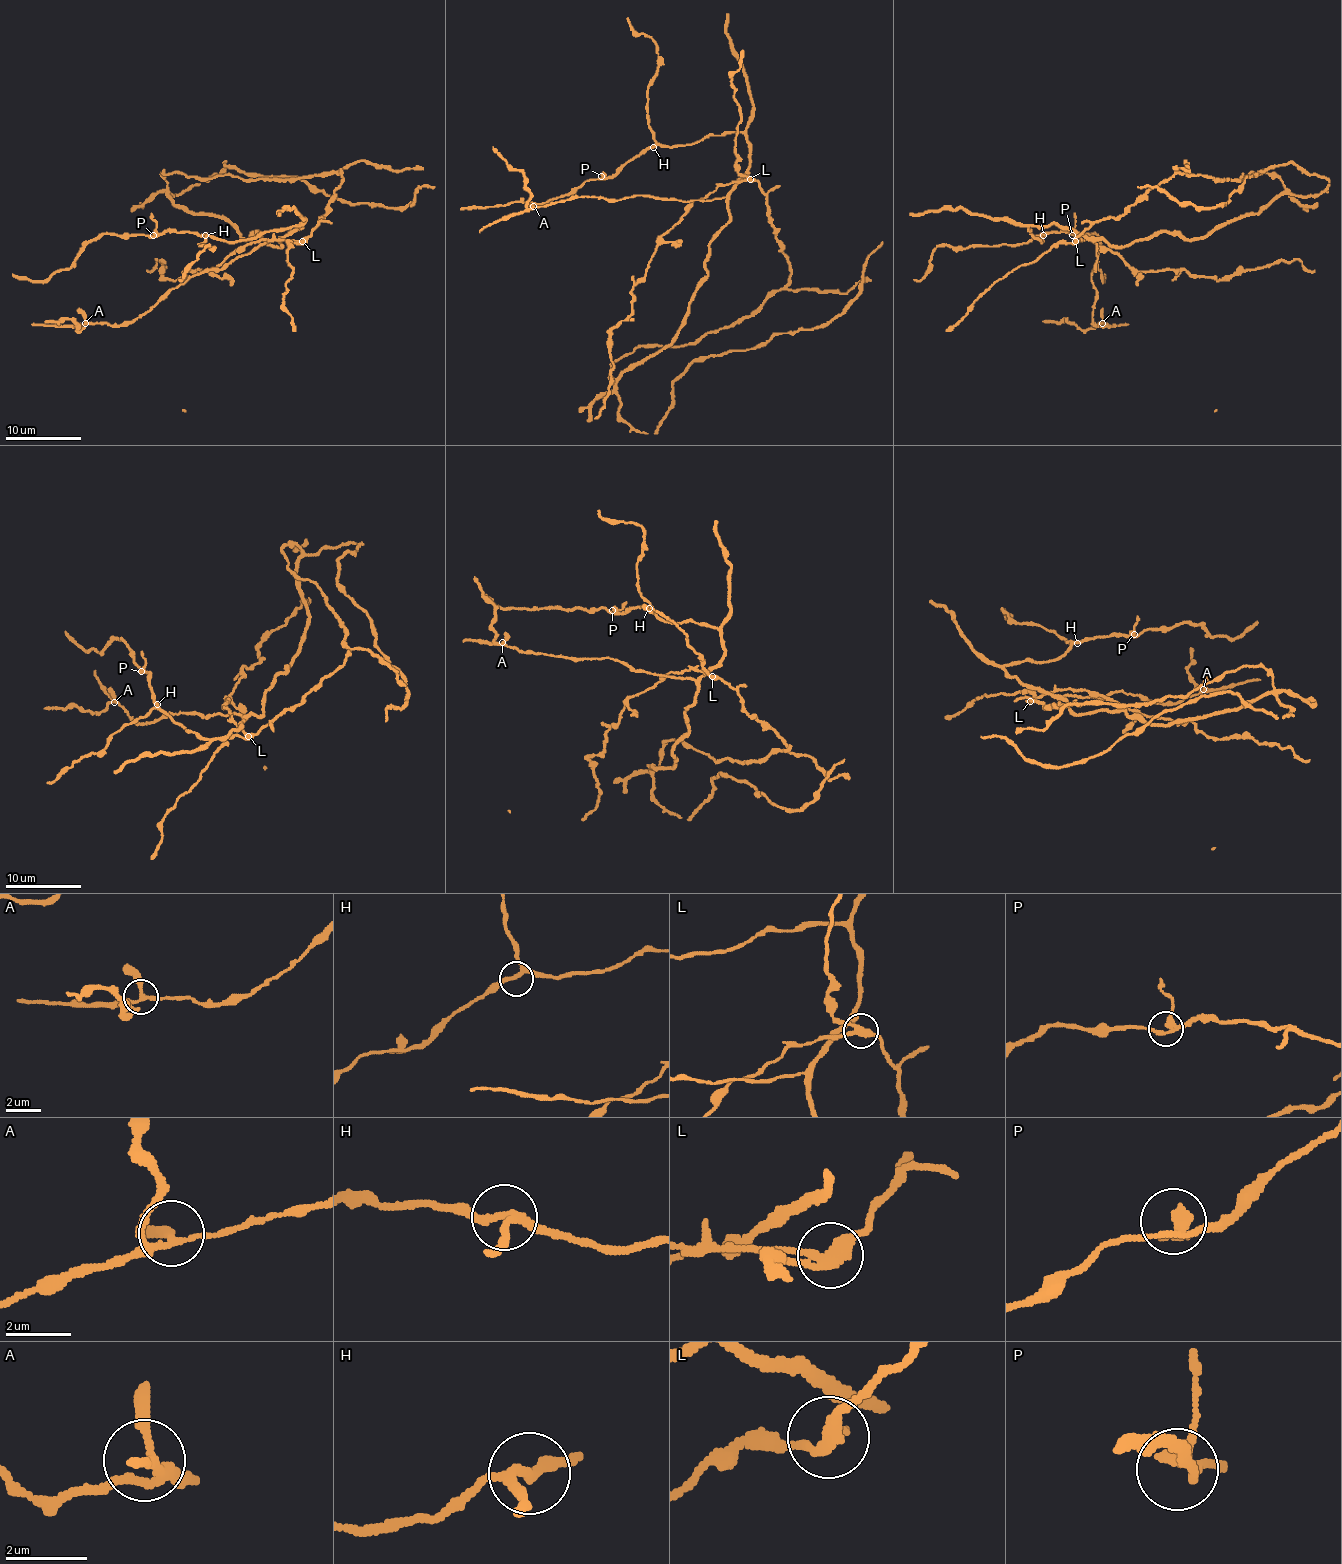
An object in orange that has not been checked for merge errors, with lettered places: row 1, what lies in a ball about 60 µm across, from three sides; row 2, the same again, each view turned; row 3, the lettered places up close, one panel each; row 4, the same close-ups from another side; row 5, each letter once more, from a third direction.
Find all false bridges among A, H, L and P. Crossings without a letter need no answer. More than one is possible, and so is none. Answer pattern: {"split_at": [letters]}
{"split_at": ["L"]}

